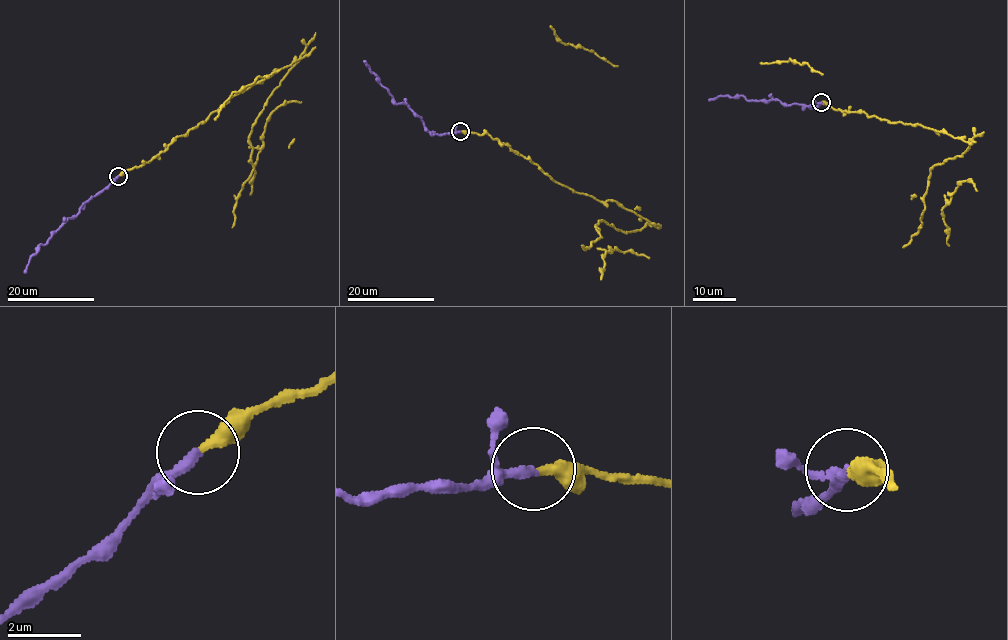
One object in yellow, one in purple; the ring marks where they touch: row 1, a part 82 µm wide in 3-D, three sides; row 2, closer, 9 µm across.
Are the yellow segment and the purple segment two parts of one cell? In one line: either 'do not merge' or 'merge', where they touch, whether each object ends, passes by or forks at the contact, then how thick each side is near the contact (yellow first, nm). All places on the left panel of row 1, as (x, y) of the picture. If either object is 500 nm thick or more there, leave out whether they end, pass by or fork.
do not merge | (118, 176) | yellow ends | purple ends | 340/260 nm

